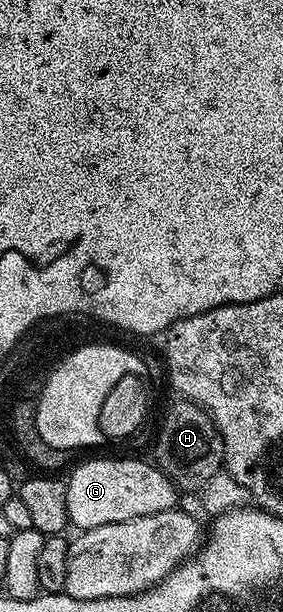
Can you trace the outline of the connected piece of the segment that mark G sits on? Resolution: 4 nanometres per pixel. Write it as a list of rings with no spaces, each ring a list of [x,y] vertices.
[[[91,459],[81,464],[66,484],[67,521],[79,531],[169,511],[176,506],[175,484],[154,462],[143,459]]]

